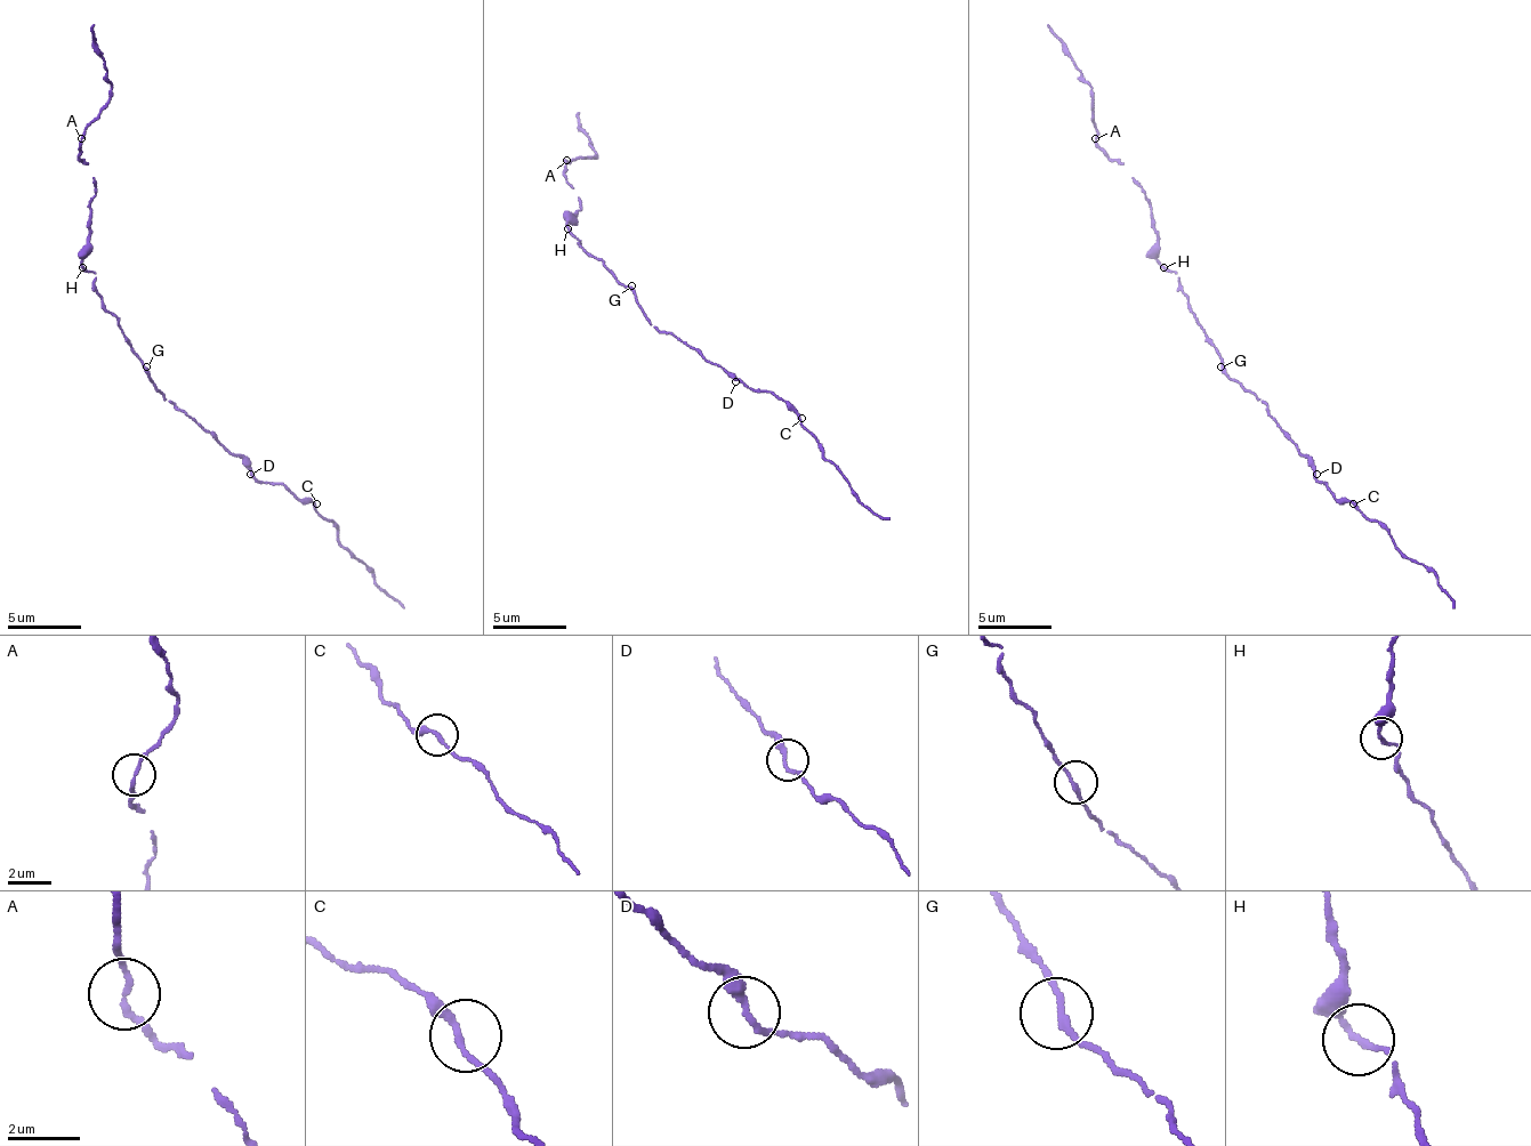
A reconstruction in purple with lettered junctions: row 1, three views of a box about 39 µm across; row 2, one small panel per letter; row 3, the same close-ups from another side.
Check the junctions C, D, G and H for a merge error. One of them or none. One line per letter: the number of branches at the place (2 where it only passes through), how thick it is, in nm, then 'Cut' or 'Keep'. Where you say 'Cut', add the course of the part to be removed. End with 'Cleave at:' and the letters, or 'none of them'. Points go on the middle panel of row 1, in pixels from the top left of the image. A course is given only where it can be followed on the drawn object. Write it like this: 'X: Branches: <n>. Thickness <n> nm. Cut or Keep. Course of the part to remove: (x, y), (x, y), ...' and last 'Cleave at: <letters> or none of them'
C: Branches: 2. Thickness 180 nm. Keep
D: Branches: 2. Thickness 240 nm. Keep
G: Branches: 2. Thickness 180 nm. Keep
H: Branches: 1. Thickness 220 nm. Keep
Cleave at: none of them

